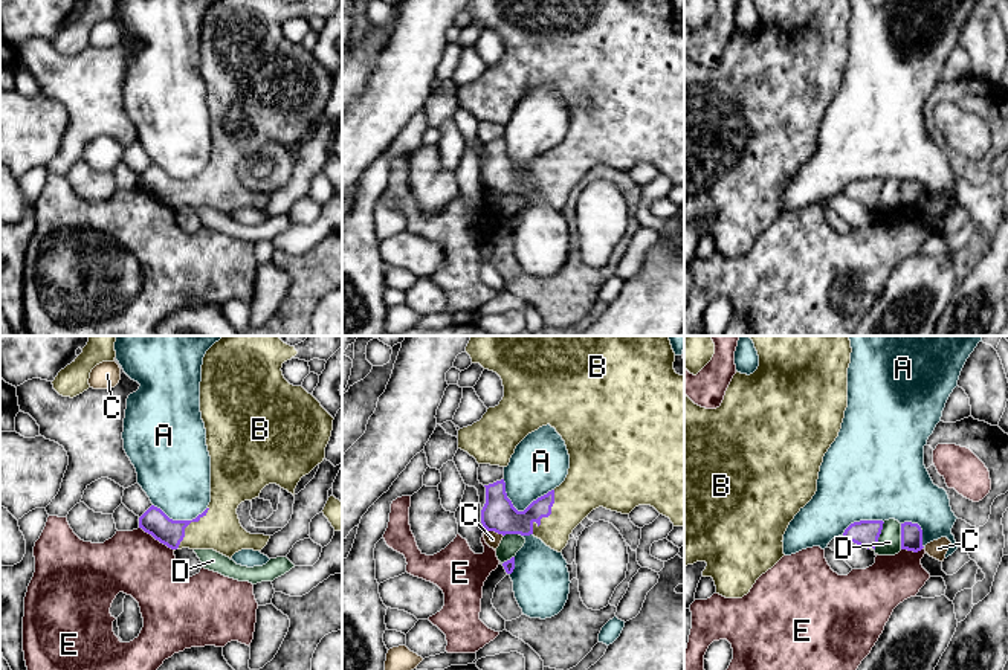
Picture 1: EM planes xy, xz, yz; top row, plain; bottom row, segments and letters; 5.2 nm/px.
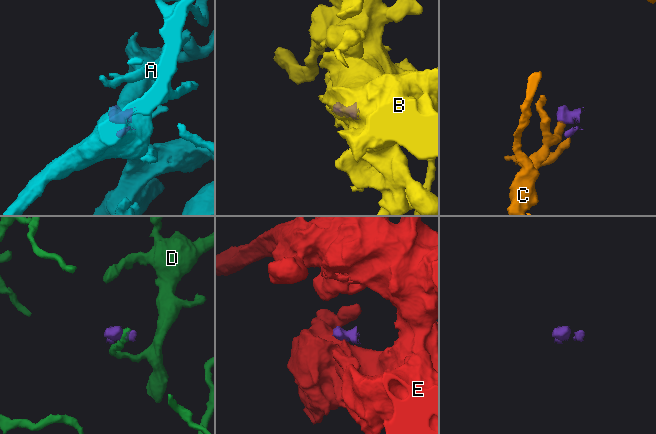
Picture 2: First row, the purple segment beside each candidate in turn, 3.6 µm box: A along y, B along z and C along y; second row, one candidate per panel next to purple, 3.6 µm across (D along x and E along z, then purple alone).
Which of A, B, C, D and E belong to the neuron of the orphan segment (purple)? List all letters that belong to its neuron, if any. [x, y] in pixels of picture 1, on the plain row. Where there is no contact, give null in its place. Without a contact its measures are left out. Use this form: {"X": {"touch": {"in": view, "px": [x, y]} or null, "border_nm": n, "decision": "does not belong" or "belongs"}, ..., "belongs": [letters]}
{"A": {"touch": {"in": "xz", "px": [521, 170]}, "border_nm": 280, "decision": "does not belong"}, "B": {"touch": {"in": "xz", "px": [547, 174]}, "border_nm": 260, "decision": "belongs"}, "C": {"touch": {"in": "xz", "px": [494, 188]}, "border_nm": 110, "decision": "does not belong"}, "D": {"touch": {"in": "yz", "px": [878, 194]}, "border_nm": 160, "decision": "does not belong"}, "E": {"touch": {"in": "xy", "px": [156, 197]}, "border_nm": 220, "decision": "does not belong"}, "belongs": ["B"]}

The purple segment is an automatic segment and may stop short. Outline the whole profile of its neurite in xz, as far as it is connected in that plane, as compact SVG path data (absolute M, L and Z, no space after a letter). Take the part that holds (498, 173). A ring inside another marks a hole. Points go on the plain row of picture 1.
M469 0L466 11L472 21L501 35L504 55L480 79L458 89L458 107L478 122L507 125L516 104L528 92L550 82L565 99L570 113L565 139L524 169L518 169L507 156L504 137L484 143L484 188L502 194L533 192L562 211L573 188L599 165L629 172L638 163L651 163L674 185L684 185L684 34L674 27L670 0Z

